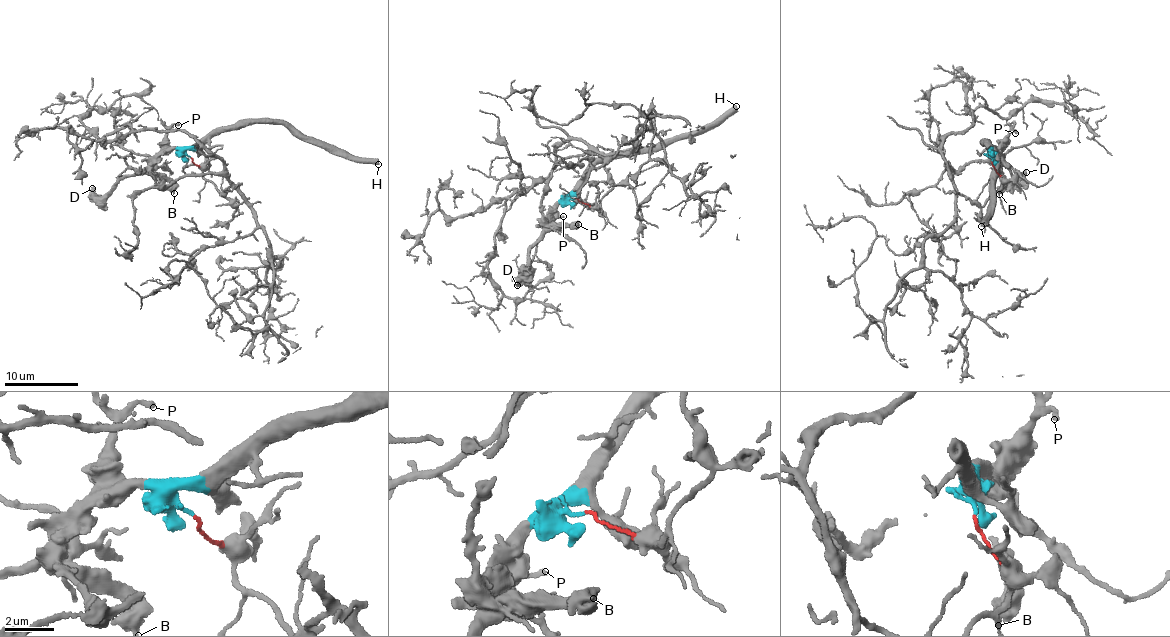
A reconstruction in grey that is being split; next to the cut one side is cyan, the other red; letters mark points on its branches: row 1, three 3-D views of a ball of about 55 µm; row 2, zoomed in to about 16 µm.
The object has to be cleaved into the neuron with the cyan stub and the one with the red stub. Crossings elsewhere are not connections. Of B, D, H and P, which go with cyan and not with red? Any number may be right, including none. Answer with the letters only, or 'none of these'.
B, D, H, P

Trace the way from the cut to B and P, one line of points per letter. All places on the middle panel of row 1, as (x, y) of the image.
B: (575, 199), (565, 201), (557, 209), (547, 225), (577, 225)
P: (575, 199), (551, 215), (564, 216)

